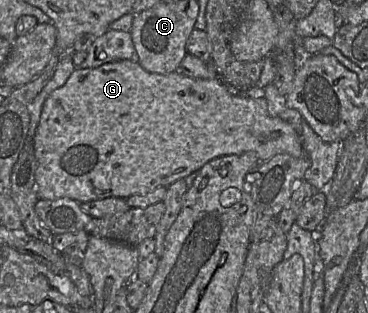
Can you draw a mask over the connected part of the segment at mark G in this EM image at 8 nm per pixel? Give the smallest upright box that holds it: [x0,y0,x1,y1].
[33,59,305,203]

